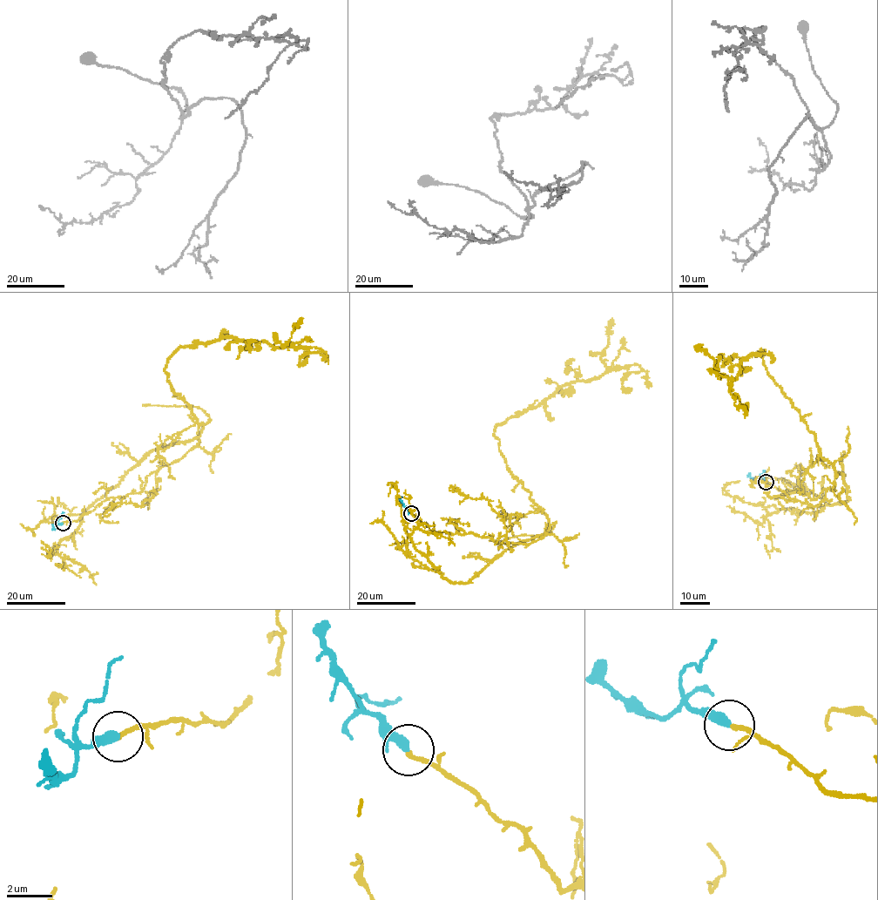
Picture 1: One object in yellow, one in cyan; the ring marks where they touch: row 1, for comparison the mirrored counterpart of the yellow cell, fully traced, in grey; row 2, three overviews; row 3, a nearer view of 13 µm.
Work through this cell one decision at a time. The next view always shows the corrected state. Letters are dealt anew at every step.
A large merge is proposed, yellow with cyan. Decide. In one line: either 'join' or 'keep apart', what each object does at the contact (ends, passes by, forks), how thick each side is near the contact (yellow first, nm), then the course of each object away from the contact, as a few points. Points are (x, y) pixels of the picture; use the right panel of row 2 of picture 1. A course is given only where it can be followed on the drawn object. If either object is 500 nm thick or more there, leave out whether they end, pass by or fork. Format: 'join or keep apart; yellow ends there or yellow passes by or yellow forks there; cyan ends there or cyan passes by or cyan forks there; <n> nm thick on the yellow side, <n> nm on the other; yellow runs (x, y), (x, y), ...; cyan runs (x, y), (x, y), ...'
join; yellow ends there; cyan ends there; 190 nm thick on the yellow side, 400 nm on the other; yellow runs (766, 481), (814, 499), (834, 491), (835, 471), (763, 350), (740, 361), (731, 382), (748, 403); cyan runs (766, 481), (753, 480), (748, 473)

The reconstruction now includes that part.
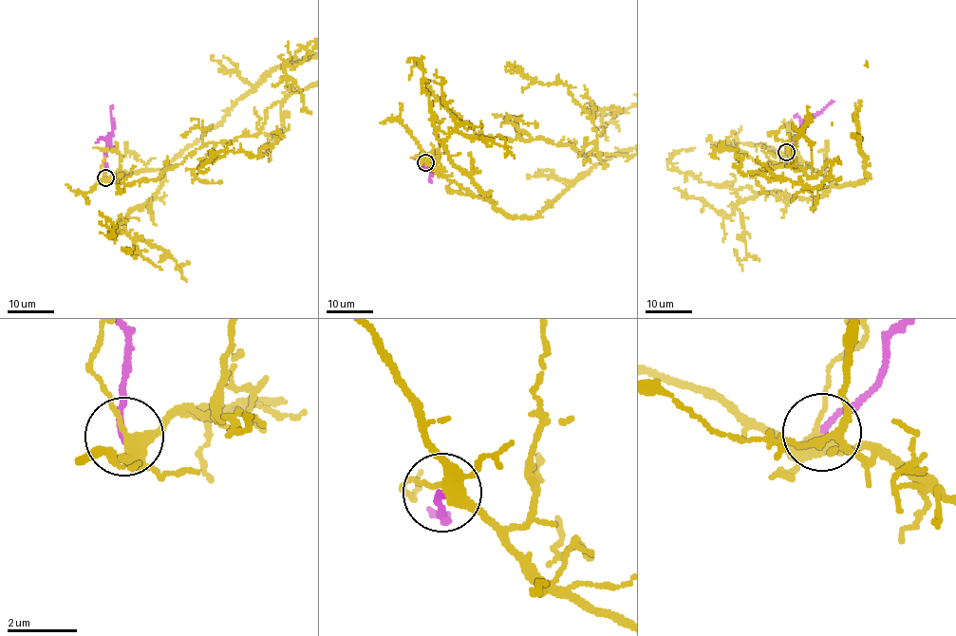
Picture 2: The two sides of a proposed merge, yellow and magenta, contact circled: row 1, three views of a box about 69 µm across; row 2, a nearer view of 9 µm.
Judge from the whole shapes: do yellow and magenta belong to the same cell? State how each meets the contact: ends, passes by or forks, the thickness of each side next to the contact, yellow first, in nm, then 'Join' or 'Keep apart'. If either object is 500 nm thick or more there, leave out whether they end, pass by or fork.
At the ring yellow forks. At the ring magenta ends. Thickness 320 nm (yellow) against 190 nm. Keep apart

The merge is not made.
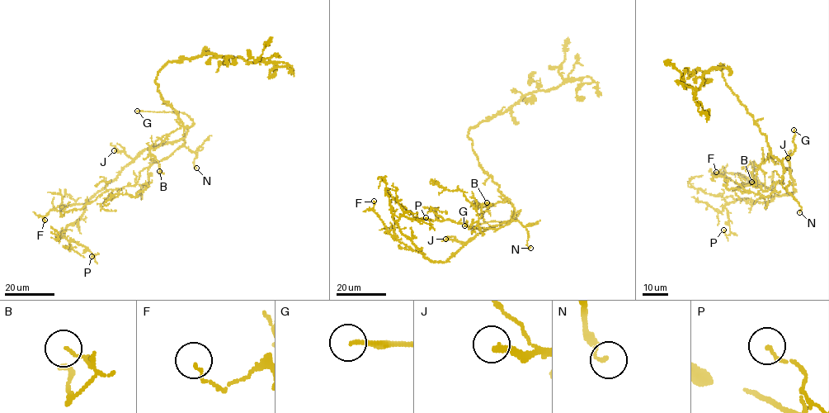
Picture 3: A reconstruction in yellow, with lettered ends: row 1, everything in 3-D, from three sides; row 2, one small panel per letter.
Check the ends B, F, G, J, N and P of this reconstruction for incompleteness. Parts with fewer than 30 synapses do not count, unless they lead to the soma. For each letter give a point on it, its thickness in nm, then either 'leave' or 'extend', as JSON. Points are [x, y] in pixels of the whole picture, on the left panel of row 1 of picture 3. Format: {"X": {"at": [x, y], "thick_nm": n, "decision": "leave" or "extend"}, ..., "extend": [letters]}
{"B": {"at": [159, 171], "thick_nm": 100, "decision": "leave"}, "F": {"at": [44, 220], "thick_nm": 100, "decision": "leave"}, "G": {"at": [137, 111], "thick_nm": 200, "decision": "extend"}, "J": {"at": [114, 150], "thick_nm": 240, "decision": "extend"}, "N": {"at": [196, 168], "thick_nm": 140, "decision": "leave"}, "P": {"at": [91, 256], "thick_nm": 150, "decision": "leave"}, "extend": ["G", "J"]}

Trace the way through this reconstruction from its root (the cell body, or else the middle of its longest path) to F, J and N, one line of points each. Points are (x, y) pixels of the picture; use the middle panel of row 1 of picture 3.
F: (506, 197), (514, 209), (512, 218), (478, 233), (443, 263), (430, 261), (394, 239), (373, 211), (374, 201)
J: (506, 197), (514, 209), (514, 215), (511, 220), (484, 230), (466, 242), (445, 239)
N: (506, 197), (514, 209), (512, 220), (519, 221), (526, 229), (527, 248), (530, 248)

